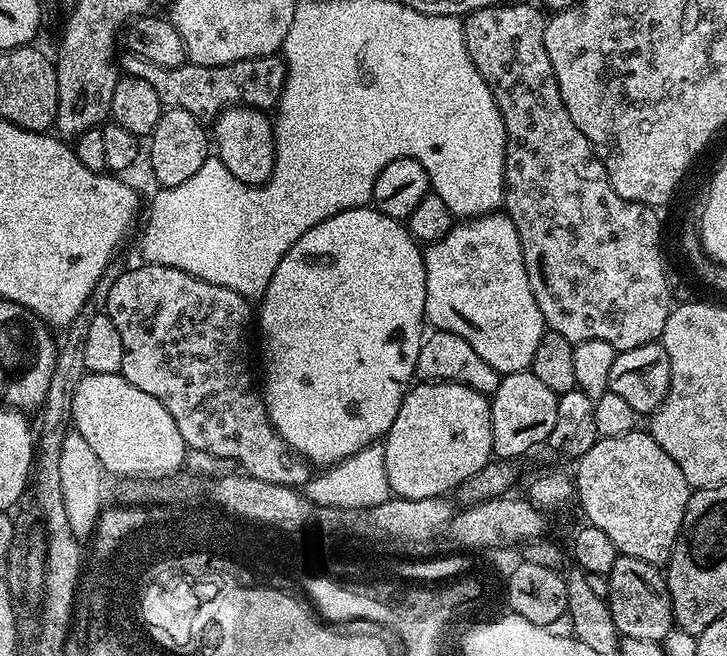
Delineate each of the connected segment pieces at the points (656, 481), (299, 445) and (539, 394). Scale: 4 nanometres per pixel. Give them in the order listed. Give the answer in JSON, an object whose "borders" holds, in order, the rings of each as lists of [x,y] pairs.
{"borders":[[[[637,430],[599,437],[576,465],[574,492],[578,498],[580,495],[580,508],[588,519],[585,521],[604,531],[619,555],[667,565],[690,495],[678,462],[647,431]]],[[[375,206],[342,210],[318,222],[318,226],[306,230],[306,234],[302,234],[302,238],[298,238],[298,242],[294,242],[294,246],[290,246],[290,250],[284,252],[283,258],[277,260],[276,269],[270,278],[270,286],[266,286],[263,296],[258,300],[258,328],[260,324],[260,332],[264,335],[265,356],[262,399],[274,430],[297,456],[304,457],[312,466],[331,466],[388,435],[394,418],[398,418],[404,395],[416,376],[418,350],[421,340],[426,335],[425,302],[426,266],[421,245],[401,221],[382,214]]],[[[531,370],[501,375],[498,390],[490,396],[493,457],[512,462],[515,456],[524,456],[531,448],[543,445],[557,421],[557,397]]]]}

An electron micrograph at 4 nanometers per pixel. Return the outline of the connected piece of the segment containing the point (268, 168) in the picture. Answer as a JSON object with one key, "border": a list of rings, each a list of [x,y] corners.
{"border":[[[233,106],[224,109],[211,124],[210,140],[214,145],[215,159],[221,160],[238,182],[253,186],[266,183],[276,161],[276,134],[269,113],[259,108]]]}

